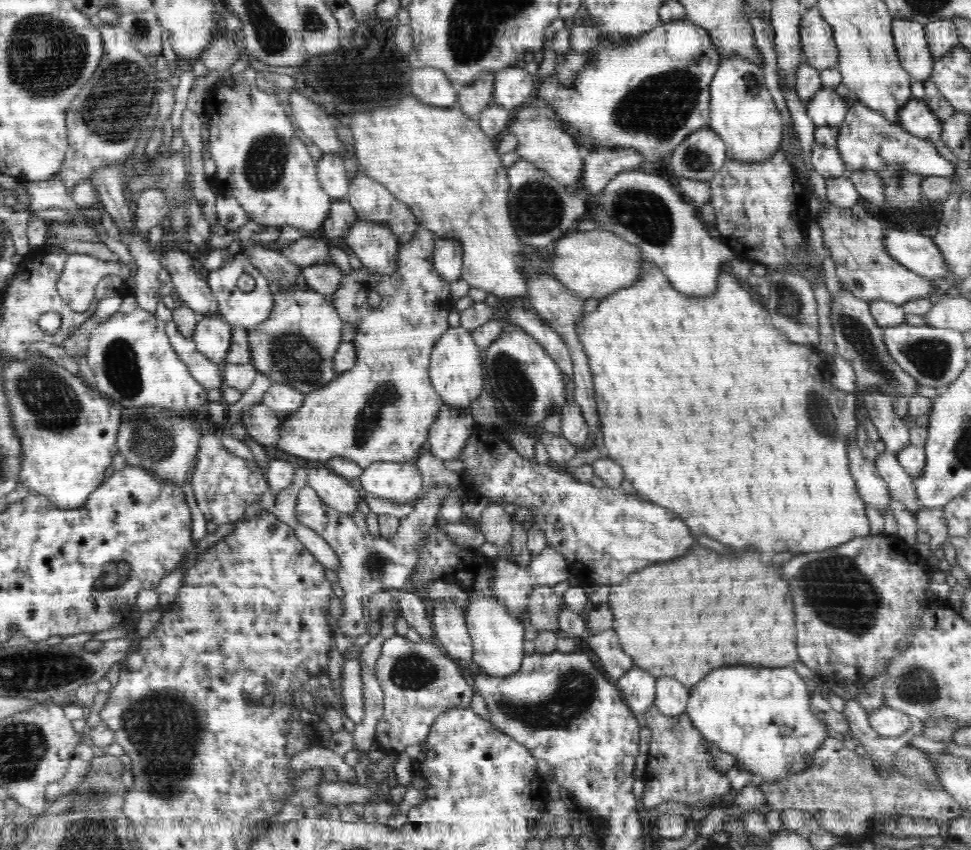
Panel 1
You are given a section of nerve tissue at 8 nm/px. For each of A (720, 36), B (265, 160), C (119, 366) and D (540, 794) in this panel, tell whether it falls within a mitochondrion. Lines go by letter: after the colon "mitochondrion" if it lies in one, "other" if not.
A: other
B: mitochondrion
C: mitochondrion
D: other

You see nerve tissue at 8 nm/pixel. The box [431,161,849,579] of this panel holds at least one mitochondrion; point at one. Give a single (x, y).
(635, 208)

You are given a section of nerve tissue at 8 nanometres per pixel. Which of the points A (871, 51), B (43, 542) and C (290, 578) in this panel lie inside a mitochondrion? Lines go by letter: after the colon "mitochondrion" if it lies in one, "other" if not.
A: other
B: other
C: other

